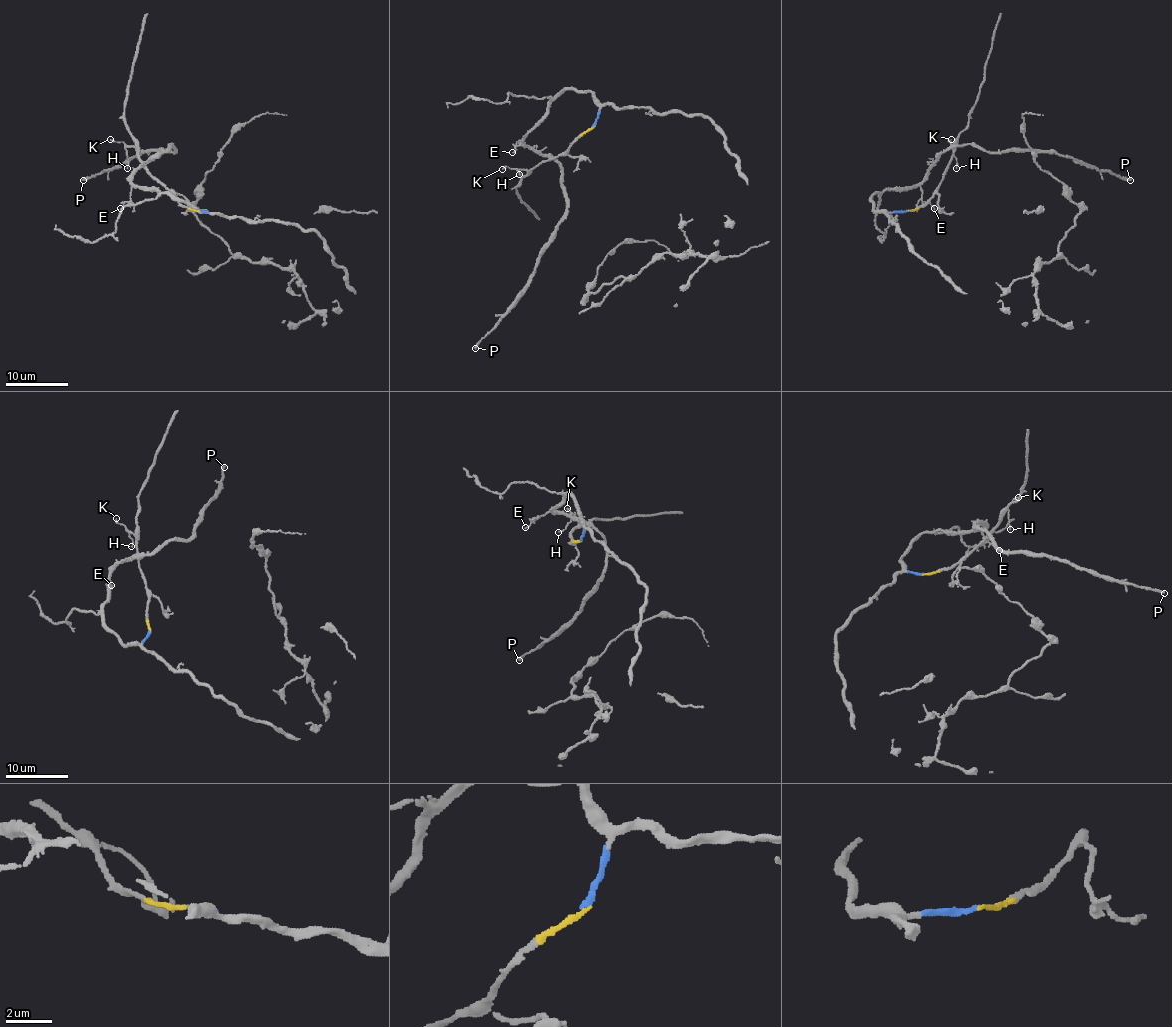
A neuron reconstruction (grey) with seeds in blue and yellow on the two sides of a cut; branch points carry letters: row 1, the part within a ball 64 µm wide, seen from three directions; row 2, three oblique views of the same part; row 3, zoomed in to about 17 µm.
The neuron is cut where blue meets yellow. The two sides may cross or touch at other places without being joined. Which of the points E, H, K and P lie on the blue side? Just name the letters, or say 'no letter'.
E, P

